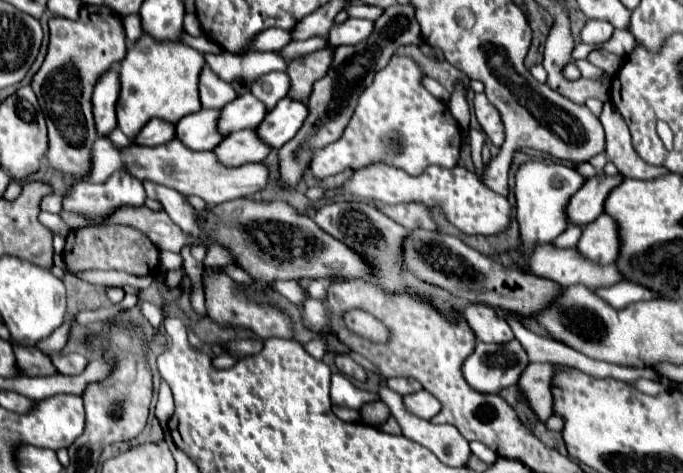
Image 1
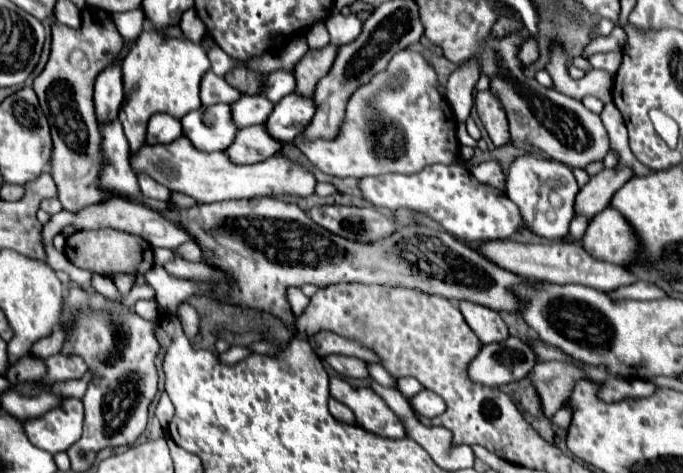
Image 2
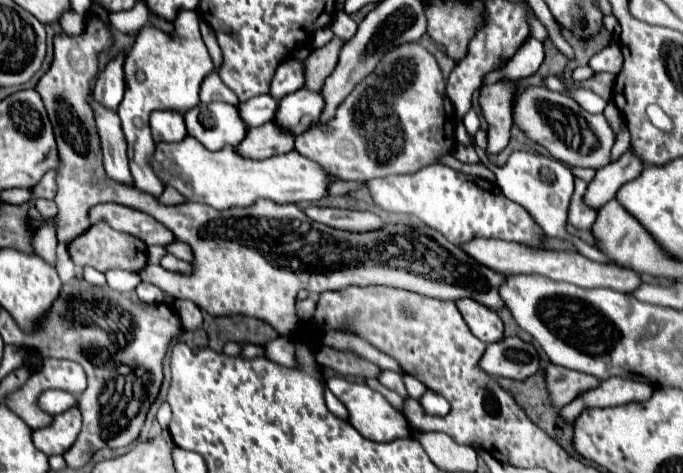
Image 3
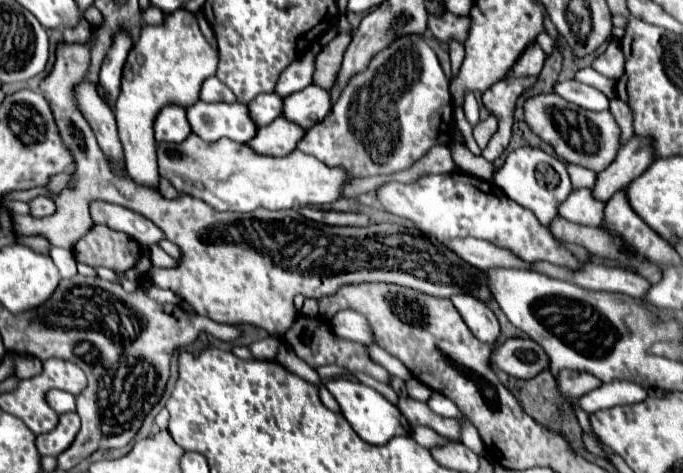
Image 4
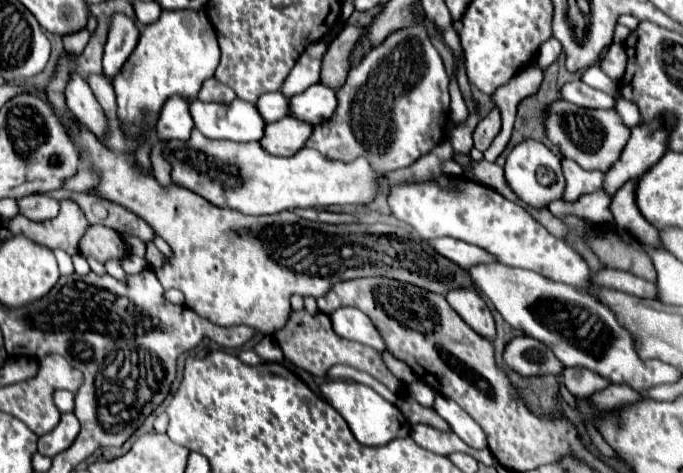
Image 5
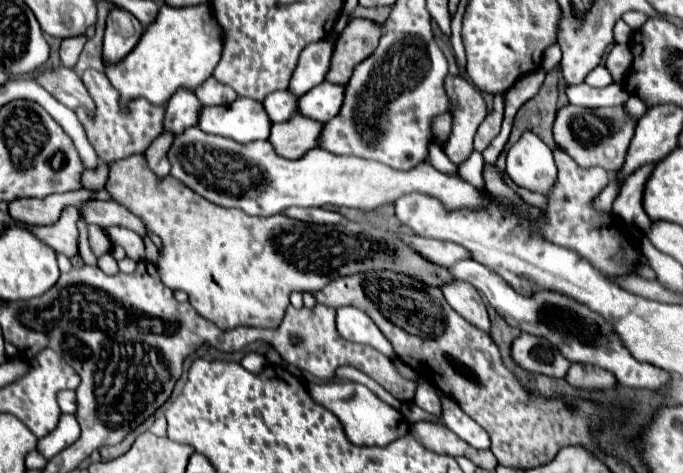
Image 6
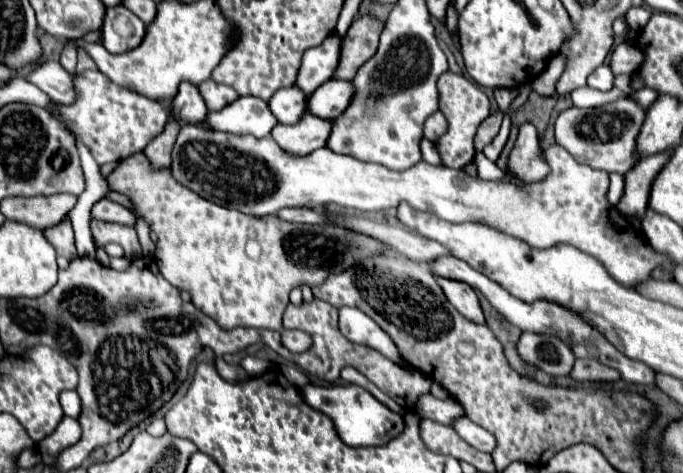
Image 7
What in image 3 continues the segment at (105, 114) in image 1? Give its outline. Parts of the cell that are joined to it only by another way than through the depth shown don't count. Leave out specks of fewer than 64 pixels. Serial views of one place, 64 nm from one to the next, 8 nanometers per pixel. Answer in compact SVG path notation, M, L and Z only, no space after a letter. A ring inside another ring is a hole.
M120 52L116 58L112 58L106 68L98 74L96 84L94 84L94 96L100 100L100 104L108 104L108 108L116 110L122 94L124 94L124 52Z

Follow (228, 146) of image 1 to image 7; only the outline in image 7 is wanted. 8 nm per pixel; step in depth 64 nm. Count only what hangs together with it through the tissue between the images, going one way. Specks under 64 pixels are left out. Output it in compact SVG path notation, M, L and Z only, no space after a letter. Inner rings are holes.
M304 114L304 120L300 120L300 124L276 124L276 128L272 130L272 138L280 144L280 148L286 148L286 152L304 156L316 148L326 146L330 130L330 120L318 118L314 114Z

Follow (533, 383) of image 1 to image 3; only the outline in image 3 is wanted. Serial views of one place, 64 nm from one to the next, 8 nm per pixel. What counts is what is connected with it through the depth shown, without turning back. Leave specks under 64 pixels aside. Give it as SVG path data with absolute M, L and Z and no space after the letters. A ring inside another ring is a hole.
M548 364L546 368L546 376L552 400L556 400L560 408L570 404L582 392L588 392L600 384L600 380L596 380L594 376L588 376L584 372L572 372L568 368L552 368L552 364Z

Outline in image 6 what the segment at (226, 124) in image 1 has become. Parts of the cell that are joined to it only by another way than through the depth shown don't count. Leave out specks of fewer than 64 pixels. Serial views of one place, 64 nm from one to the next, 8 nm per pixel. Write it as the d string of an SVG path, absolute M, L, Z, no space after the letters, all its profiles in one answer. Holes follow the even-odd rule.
M290 90L272 92L272 94L264 100L264 108L266 108L268 116L270 116L274 122L290 120L290 118L298 112L298 96L292 94Z

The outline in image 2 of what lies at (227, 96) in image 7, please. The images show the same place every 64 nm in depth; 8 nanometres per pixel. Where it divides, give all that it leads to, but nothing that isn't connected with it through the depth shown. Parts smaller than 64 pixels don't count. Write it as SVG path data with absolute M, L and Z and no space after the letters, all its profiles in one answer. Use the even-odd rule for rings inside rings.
M208 70L200 82L200 98L202 98L202 106L212 106L218 102L234 104L240 98L240 92L232 90L232 86L224 78Z

